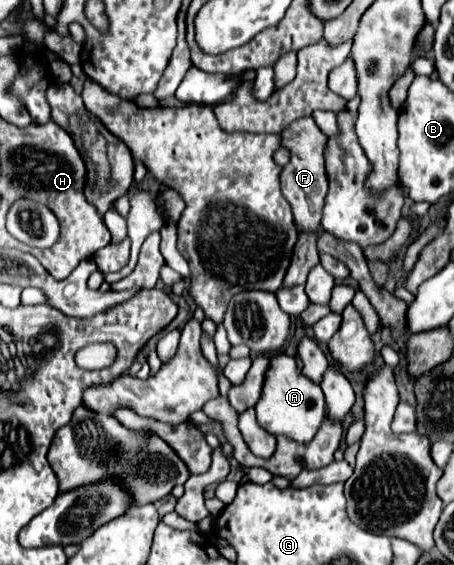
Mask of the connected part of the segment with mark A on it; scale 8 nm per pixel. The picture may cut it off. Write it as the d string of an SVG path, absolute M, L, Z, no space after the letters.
M275 354L269 358L269 368L265 372L265 384L263 384L263 394L259 398L259 402L255 404L255 410L257 410L257 420L259 424L279 436L289 436L297 442L309 442L323 418L325 418L325 412L323 412L323 390L319 384L315 384L313 380L309 380L299 368L297 368L297 362L293 356L287 356L287 354Z

